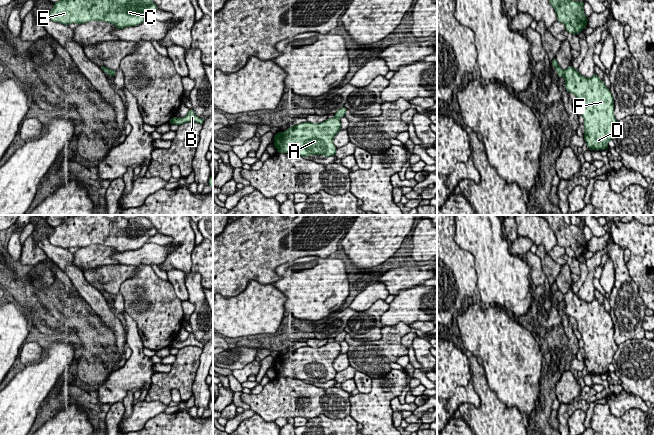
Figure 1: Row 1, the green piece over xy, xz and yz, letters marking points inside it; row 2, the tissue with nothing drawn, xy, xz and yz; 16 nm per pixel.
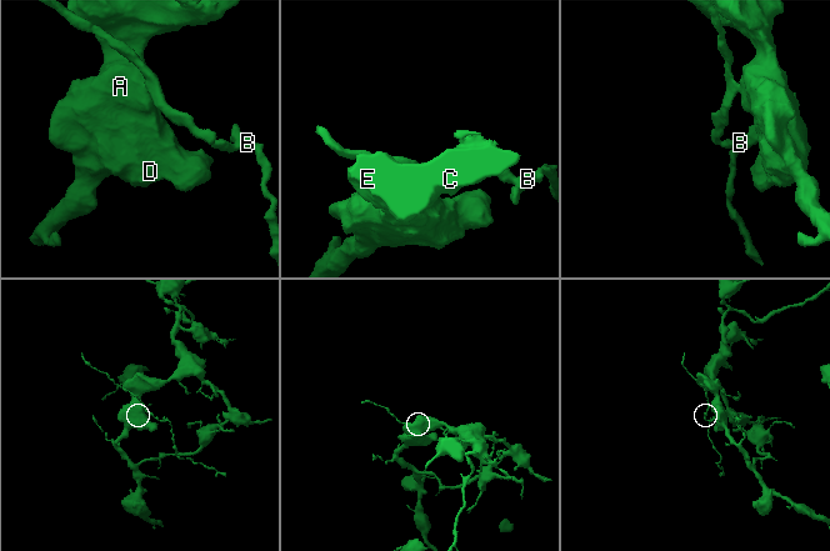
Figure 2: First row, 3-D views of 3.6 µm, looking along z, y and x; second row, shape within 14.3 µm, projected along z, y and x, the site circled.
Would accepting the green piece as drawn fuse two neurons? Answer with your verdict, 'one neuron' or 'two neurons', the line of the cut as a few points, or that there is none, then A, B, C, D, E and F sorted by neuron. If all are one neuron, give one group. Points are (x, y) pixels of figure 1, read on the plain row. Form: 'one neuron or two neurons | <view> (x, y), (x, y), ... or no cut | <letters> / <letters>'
two neurons | yz (563, 295), (564, 298) | A C D E F / B

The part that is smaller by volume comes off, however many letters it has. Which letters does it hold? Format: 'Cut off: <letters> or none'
Cut off: B

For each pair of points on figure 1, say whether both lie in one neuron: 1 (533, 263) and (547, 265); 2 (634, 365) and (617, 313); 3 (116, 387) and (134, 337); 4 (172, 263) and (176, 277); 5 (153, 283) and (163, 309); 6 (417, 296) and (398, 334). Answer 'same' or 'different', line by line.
1: different
2: different
3: same
4: different
5: same
6: different

